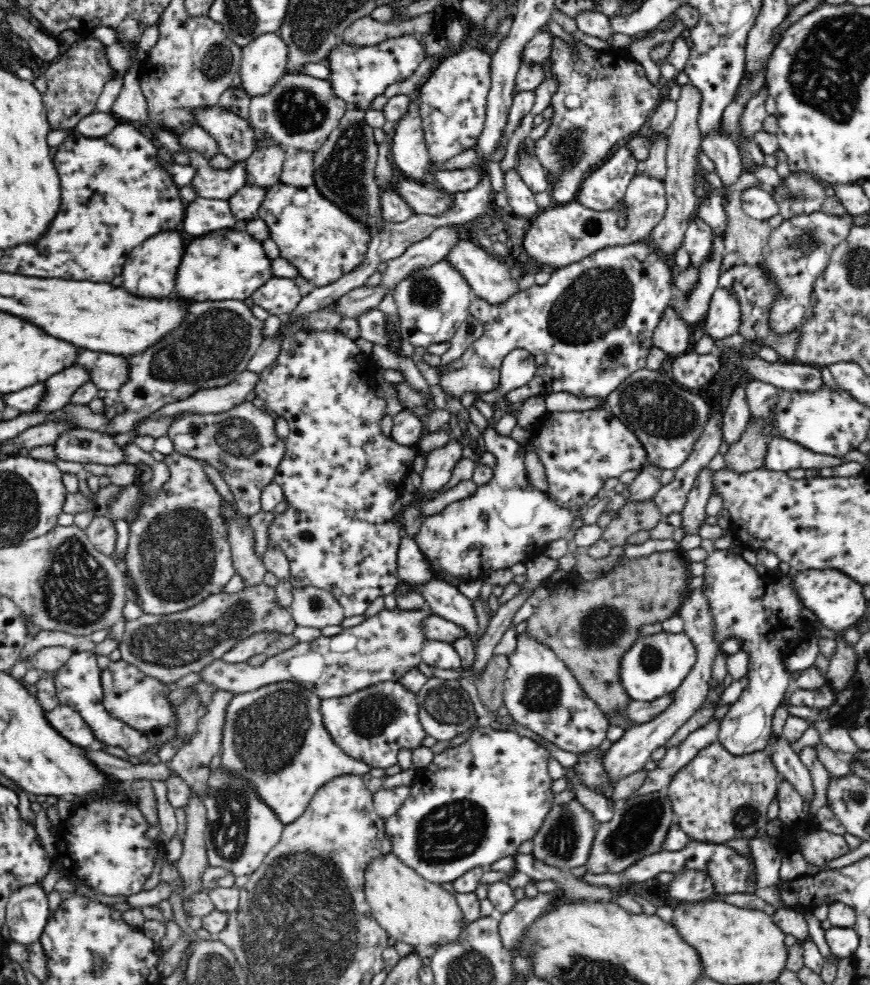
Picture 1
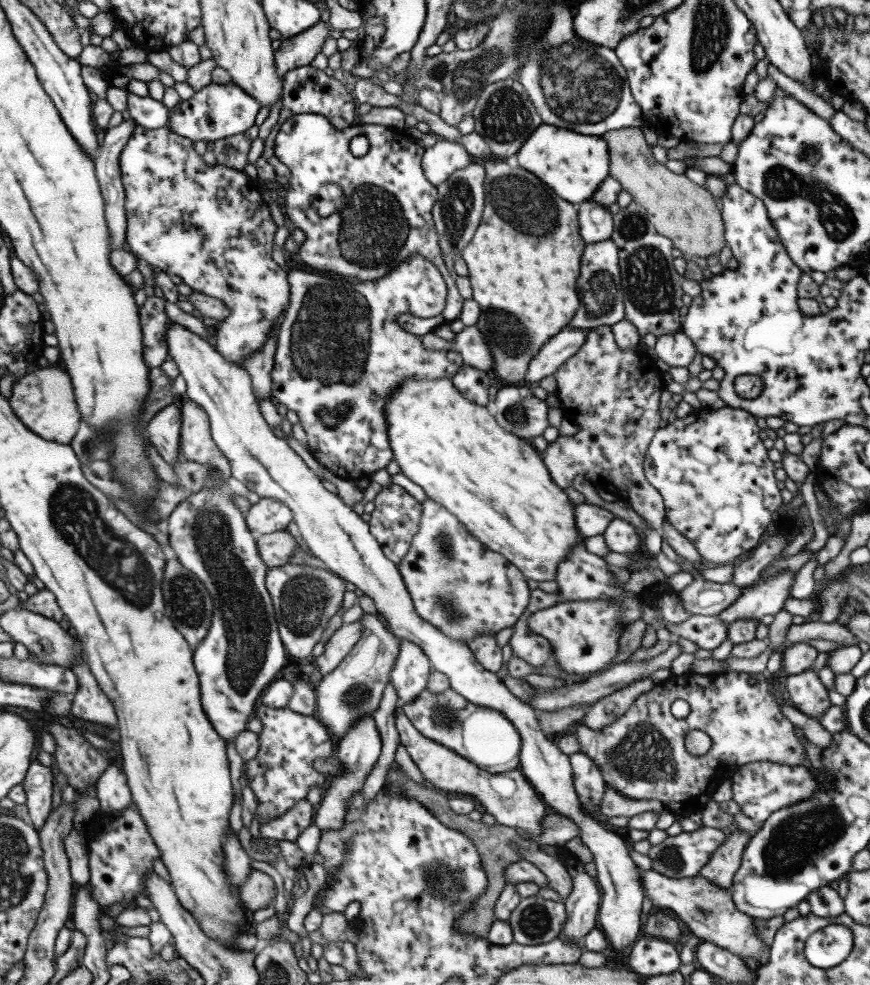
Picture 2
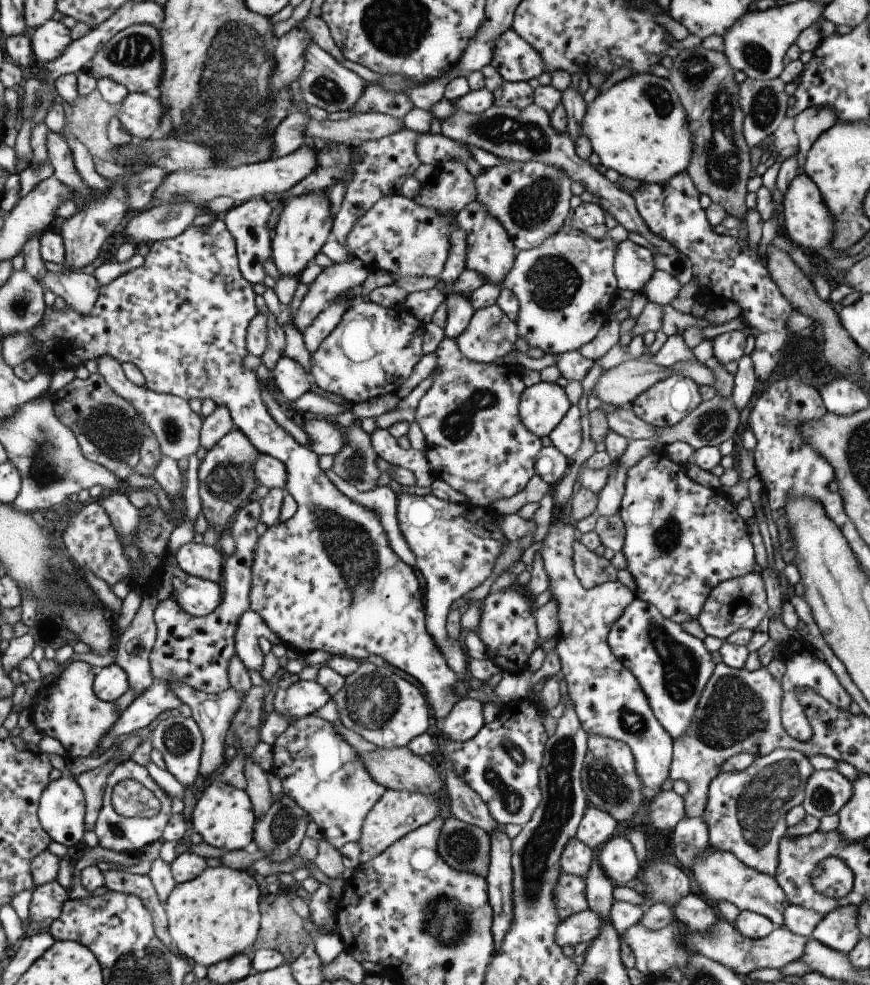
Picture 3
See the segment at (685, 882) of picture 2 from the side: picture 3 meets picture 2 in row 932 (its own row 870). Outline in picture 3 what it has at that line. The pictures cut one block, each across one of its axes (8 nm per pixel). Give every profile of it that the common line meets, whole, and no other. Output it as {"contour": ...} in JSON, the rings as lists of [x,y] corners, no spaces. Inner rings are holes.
{"contour":[[[711,846],[711,850],[701,861],[695,862],[690,868],[704,894],[717,902],[727,900],[735,904],[741,911],[752,911],[769,918],[775,927],[782,927],[784,909],[789,902],[785,892],[780,888],[777,880],[766,873],[758,872],[743,862],[740,862],[732,853],[719,851]]]}

